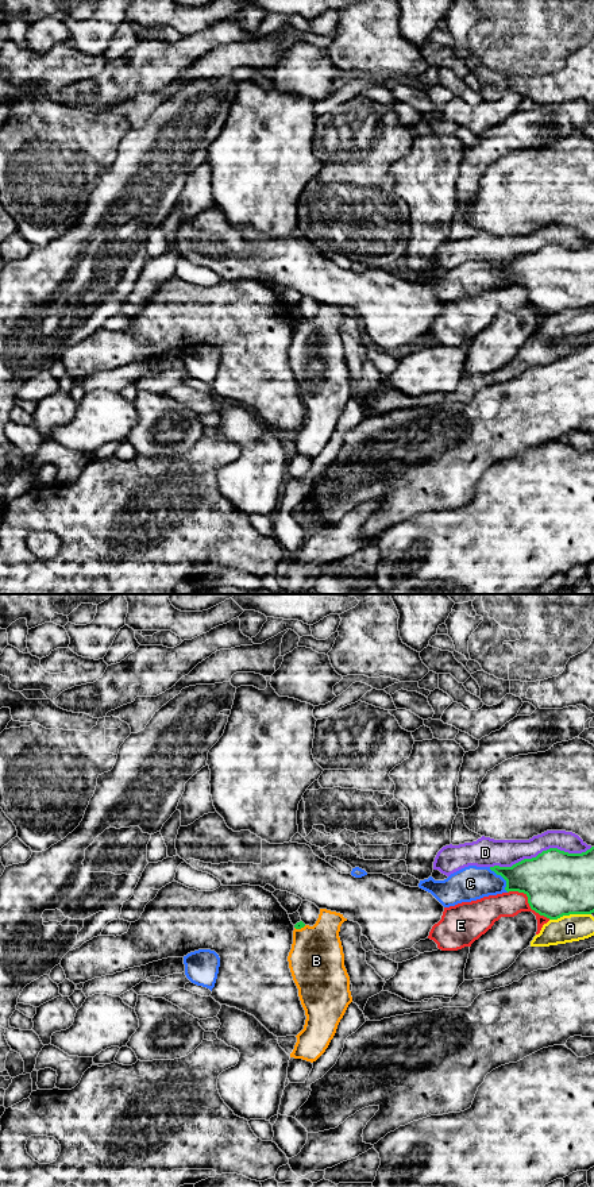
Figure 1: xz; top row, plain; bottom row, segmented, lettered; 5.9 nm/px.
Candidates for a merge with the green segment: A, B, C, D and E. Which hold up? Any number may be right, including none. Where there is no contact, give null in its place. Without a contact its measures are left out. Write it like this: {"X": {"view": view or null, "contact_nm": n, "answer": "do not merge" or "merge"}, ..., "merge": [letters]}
{"A": {"view": "xz", "contact_nm": 260, "answer": "do not merge"}, "B": {"view": "xz", "contact_nm": 70, "answer": "do not merge"}, "C": {"view": "xz", "contact_nm": 190, "answer": "do not merge"}, "D": {"view": "xz", "contact_nm": 600, "answer": "do not merge"}, "E": {"view": "xz", "contact_nm": 300, "answer": "do not merge"}, "merge": []}

